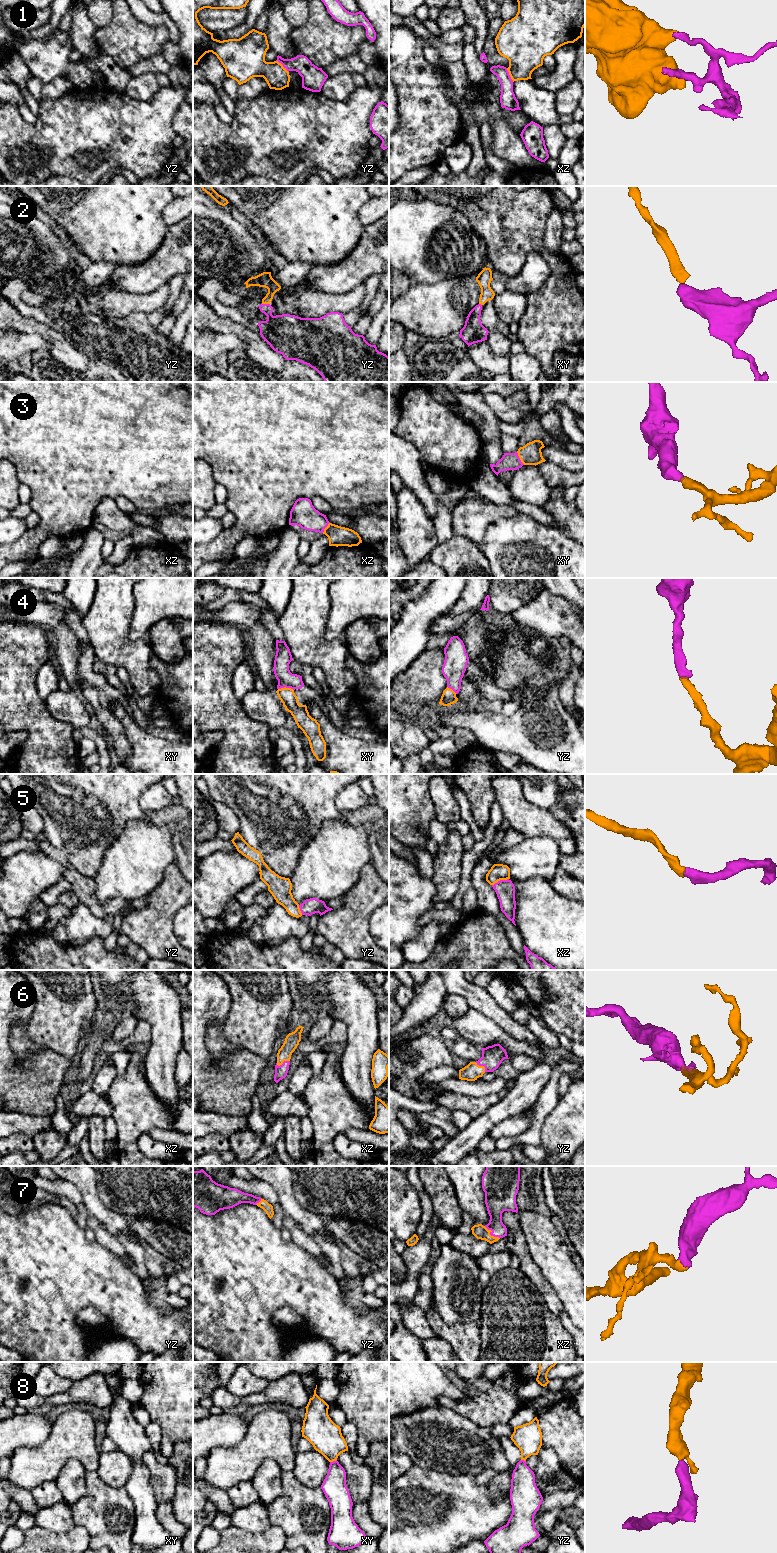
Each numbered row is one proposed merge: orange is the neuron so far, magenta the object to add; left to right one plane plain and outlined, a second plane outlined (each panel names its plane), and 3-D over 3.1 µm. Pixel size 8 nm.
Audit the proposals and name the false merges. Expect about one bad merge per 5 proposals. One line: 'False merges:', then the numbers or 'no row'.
False merges: 1

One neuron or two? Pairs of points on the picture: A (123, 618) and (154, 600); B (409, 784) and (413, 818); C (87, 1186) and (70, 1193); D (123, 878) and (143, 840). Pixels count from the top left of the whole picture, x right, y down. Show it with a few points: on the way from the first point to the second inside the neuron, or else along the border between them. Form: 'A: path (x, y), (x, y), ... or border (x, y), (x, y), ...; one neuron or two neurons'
A: border (133, 589), (134, 612), (128, 635); two neurons
B: path (409, 792), (409, 810); one neuron
C: border (58, 1177), (71, 1182), (79, 1192), (83, 1202); two neurons
D: path (131, 869), (143, 849); one neuron

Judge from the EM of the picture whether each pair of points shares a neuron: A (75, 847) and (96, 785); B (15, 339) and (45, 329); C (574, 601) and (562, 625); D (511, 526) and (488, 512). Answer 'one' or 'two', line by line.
A: one
B: two
C: two
D: two

